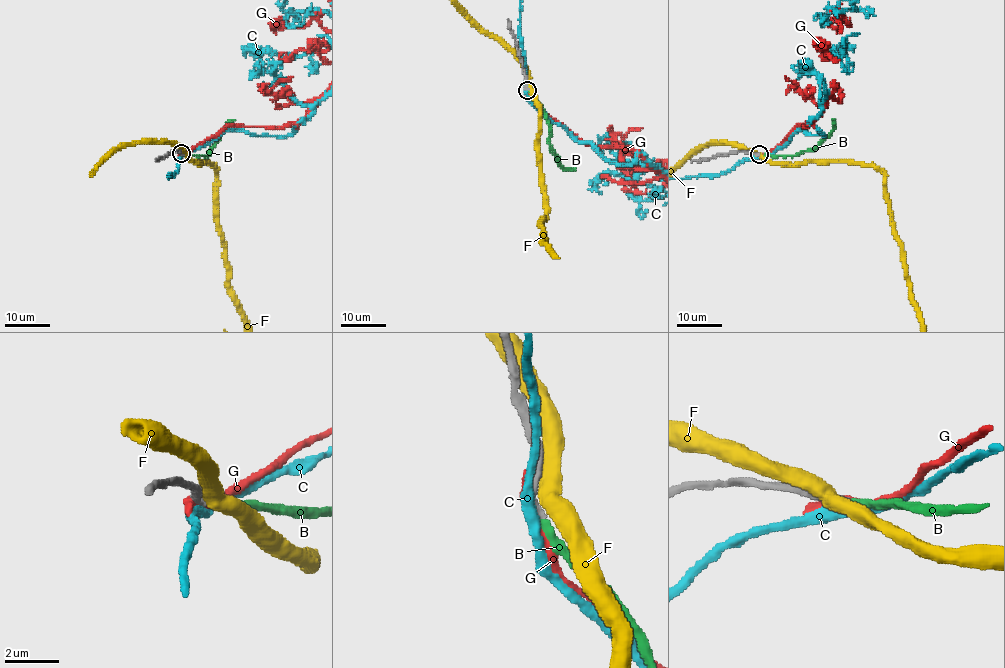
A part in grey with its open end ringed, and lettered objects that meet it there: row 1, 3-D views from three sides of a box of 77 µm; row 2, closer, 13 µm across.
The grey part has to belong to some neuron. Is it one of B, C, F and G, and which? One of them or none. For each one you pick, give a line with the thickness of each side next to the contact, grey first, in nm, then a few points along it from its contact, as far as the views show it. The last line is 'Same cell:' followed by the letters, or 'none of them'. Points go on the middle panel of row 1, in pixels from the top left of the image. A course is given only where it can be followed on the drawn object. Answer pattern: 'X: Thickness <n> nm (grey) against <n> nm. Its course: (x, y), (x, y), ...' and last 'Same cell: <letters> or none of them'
B: Thickness 260 nm (grey) against 320 nm. Its course: (527, 91), (544, 110), (549, 127), (550, 147), (556, 160), (563, 167), (576, 170)
Same cell: B

